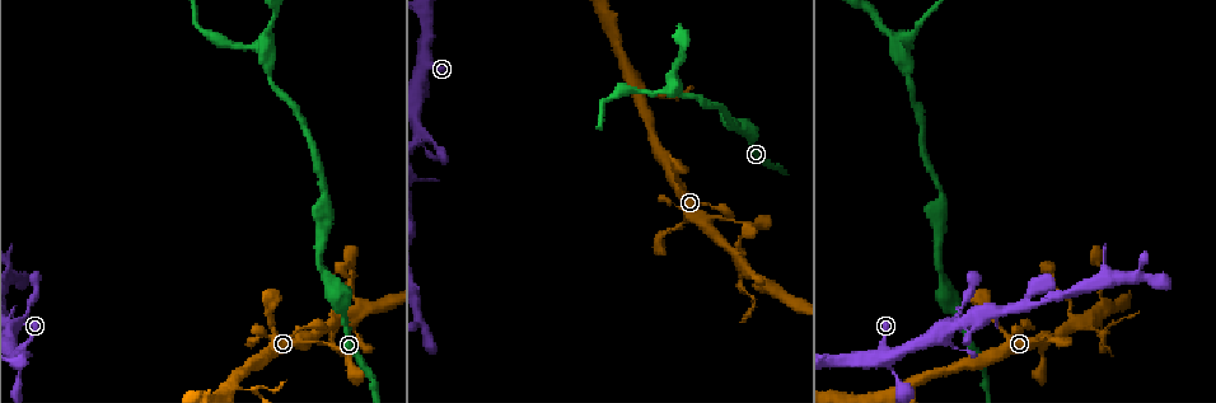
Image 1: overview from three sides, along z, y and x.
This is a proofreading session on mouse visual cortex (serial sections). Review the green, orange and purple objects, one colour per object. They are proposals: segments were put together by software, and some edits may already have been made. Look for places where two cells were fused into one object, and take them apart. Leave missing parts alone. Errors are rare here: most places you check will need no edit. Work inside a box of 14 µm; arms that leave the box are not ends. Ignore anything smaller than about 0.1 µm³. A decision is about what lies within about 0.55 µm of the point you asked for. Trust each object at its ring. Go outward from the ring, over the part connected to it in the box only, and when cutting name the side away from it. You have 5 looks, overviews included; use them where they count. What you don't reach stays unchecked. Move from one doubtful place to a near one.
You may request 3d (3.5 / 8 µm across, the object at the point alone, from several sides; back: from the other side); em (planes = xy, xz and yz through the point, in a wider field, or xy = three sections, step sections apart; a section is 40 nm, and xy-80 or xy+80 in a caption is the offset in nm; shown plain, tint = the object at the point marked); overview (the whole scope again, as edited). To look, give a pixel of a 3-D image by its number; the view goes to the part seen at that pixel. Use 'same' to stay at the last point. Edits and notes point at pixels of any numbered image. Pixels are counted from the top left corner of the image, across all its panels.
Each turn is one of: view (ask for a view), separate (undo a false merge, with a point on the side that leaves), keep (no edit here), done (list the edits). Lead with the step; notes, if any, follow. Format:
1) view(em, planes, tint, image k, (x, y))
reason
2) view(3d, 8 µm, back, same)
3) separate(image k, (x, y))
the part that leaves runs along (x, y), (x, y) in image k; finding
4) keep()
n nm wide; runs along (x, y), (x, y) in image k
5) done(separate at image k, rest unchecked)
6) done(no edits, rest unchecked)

view(3d, 3.5 µm, back, image 1, (334, 322))

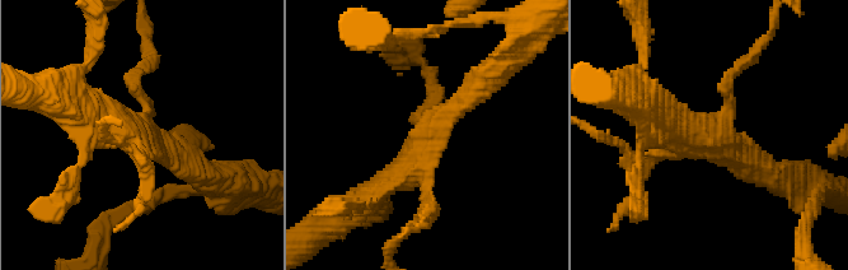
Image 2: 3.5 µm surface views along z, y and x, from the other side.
view(em, planes, tint, image 2, (714, 135))
need the tissue

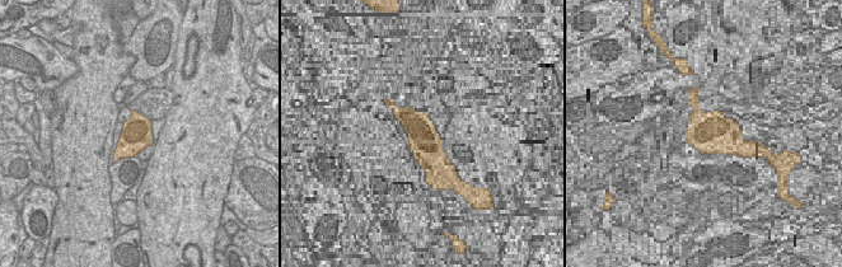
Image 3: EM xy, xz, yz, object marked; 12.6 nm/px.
keep()
runs along (488, 78), (379, 189) in image 2; all the same cell

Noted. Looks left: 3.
view(3d, 8 µm, image 1, (665, 89))
a fork

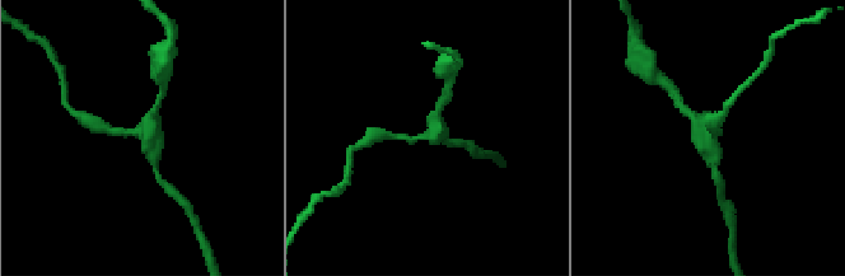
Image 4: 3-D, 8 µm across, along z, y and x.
view(3d, 3.5 µm, image 4, (709, 134))

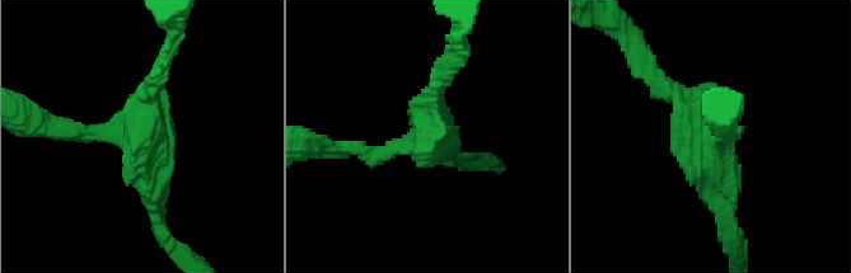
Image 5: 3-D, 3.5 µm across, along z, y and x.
view(em, xy, step 2, tint, image 5, (409, 142))

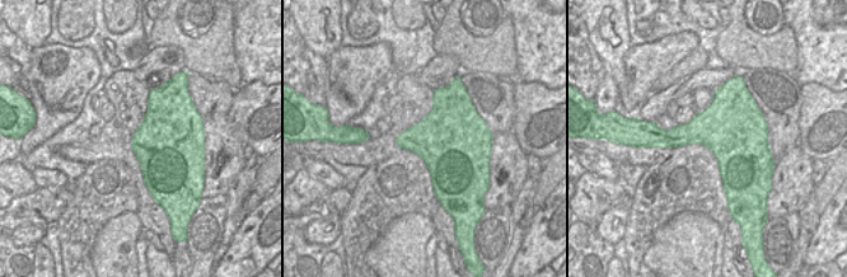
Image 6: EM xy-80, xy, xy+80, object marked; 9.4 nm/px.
keep()
runs along (160, 220), (134, 135), (64, 127) in image 5; all the same cell

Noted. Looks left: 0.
done(no edits, rest unchecked)

